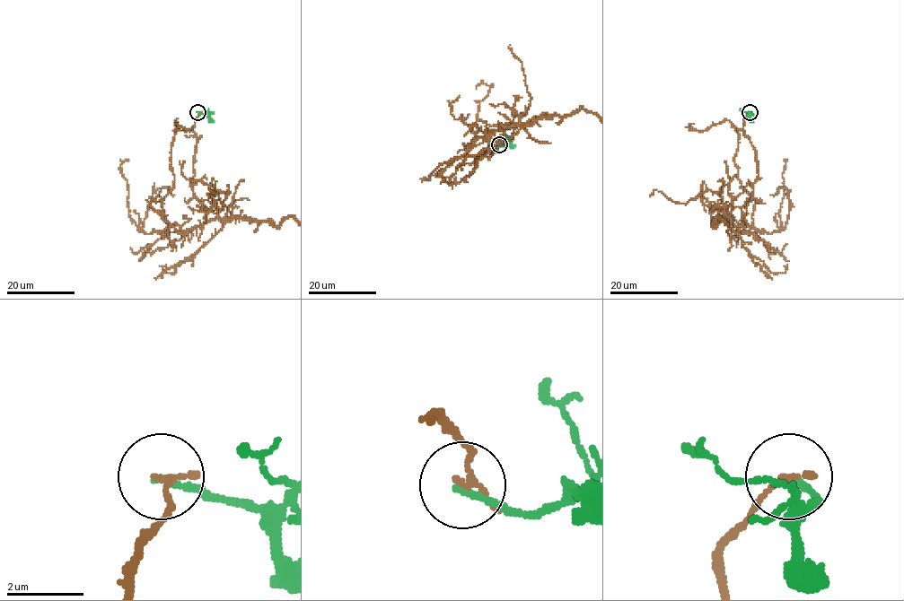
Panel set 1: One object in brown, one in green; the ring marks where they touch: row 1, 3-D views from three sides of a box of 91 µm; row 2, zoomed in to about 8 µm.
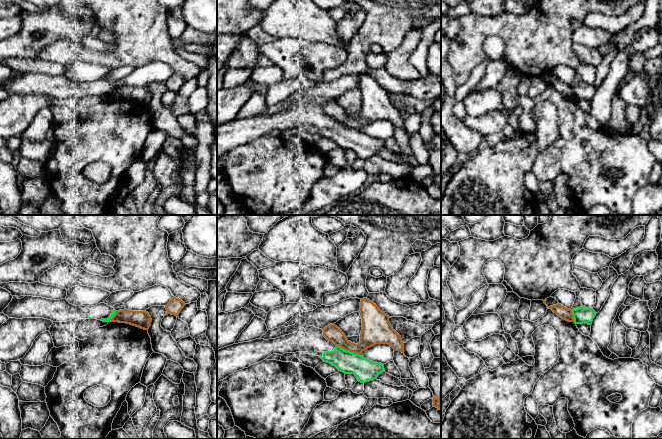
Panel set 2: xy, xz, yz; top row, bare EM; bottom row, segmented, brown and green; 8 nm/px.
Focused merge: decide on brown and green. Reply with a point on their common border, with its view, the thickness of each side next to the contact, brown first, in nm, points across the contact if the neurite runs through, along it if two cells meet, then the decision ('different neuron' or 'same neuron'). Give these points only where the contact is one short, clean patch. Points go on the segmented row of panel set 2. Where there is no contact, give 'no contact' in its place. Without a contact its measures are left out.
meets brown in xz at (348, 350); 200 nm thick on the brown side, 190 nm on the other; border along xz (336, 345), (360, 355); different neuron

